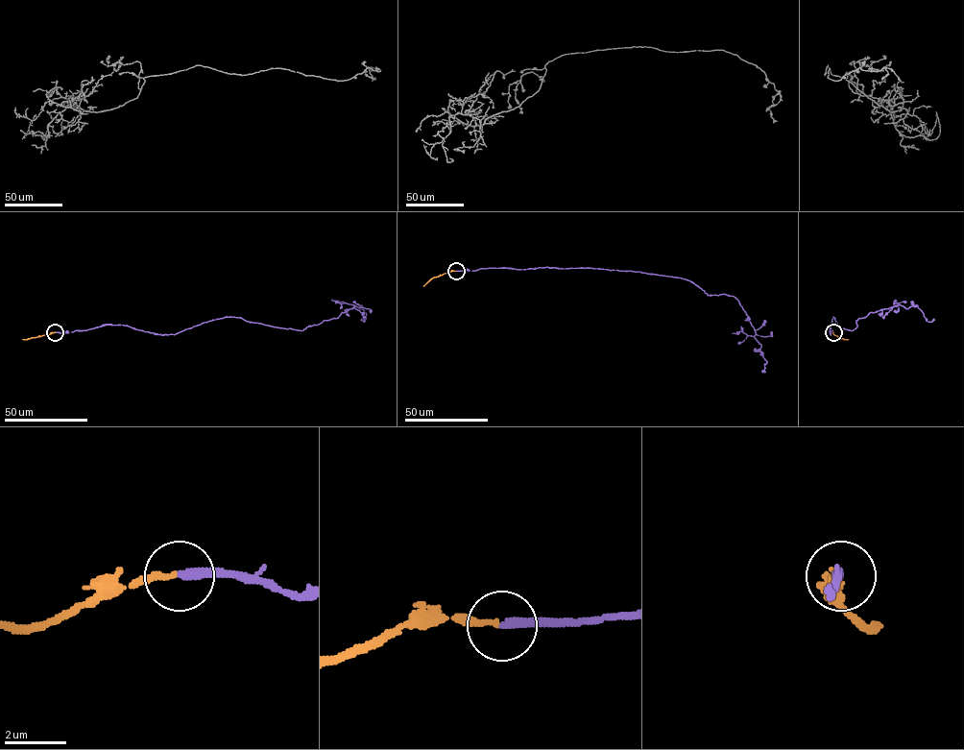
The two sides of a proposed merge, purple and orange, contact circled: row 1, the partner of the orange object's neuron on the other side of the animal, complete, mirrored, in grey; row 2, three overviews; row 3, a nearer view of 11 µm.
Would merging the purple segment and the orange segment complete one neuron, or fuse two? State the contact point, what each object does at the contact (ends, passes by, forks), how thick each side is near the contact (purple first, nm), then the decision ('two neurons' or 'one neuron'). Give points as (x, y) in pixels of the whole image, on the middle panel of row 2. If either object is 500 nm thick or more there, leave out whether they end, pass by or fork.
at (456, 271); purple ends there; orange ends there; 280 nm thick on the purple side, 200 nm on the other; one neuron

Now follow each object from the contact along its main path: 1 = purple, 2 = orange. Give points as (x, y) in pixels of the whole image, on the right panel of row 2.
1: (833, 332), (833, 317), (853, 330), (858, 319), (898, 304), (934, 319)
2: (833, 332), (848, 339)

